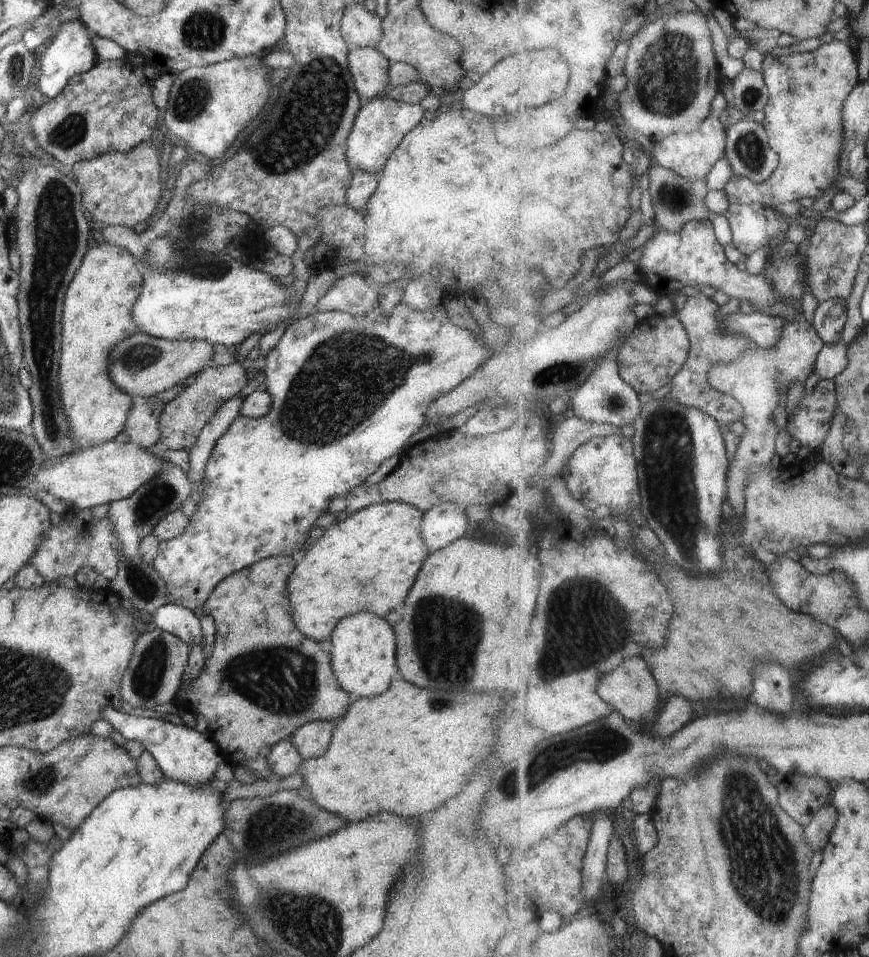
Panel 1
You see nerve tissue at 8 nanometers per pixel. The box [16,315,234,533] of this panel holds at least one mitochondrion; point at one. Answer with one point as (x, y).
(142, 357)

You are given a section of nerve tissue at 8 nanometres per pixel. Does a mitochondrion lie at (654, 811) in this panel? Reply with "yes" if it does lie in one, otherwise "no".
no

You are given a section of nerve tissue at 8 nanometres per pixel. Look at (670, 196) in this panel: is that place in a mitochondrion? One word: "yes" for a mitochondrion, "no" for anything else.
yes

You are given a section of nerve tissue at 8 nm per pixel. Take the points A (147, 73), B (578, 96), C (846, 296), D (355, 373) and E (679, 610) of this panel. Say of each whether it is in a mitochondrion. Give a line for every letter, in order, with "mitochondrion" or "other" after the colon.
A: other
B: other
C: other
D: mitochondrion
E: other

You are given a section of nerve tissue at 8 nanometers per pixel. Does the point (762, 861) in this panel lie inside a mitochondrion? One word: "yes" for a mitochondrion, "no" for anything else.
yes

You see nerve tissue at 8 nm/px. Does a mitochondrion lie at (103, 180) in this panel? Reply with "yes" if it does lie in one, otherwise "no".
no

